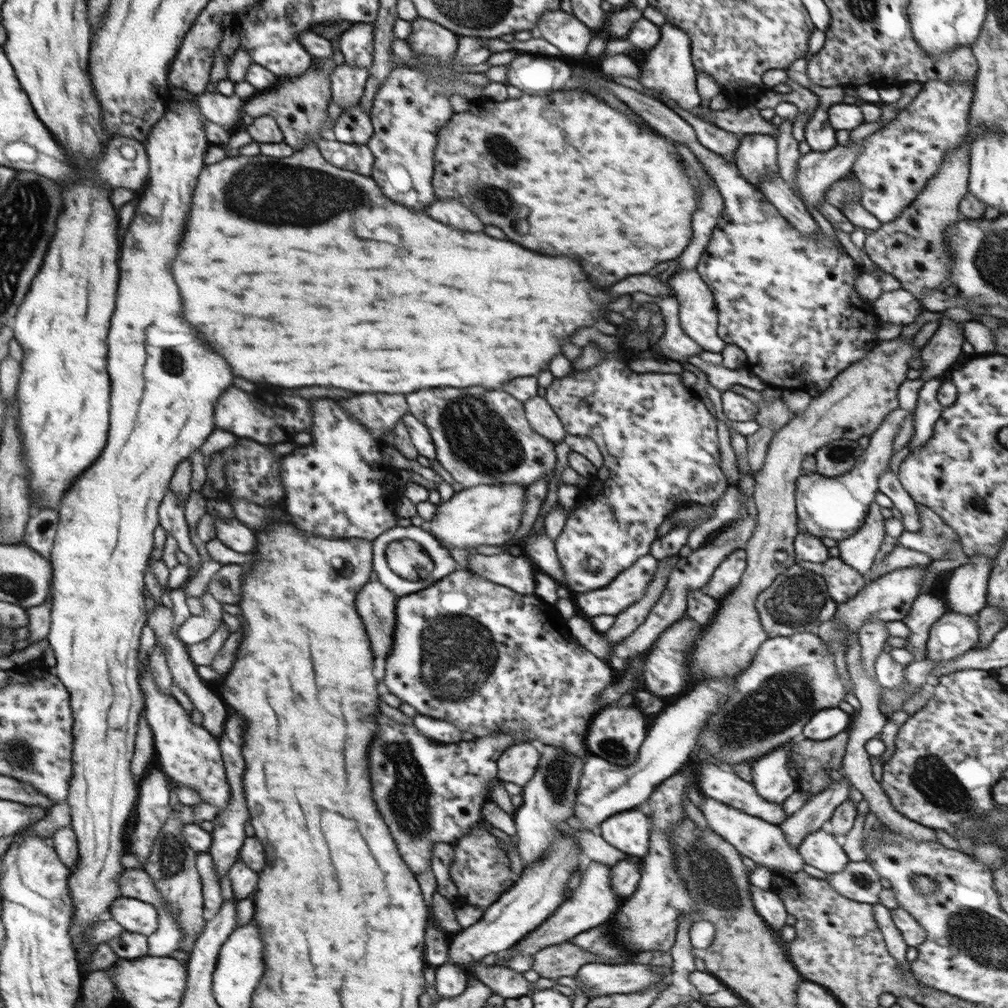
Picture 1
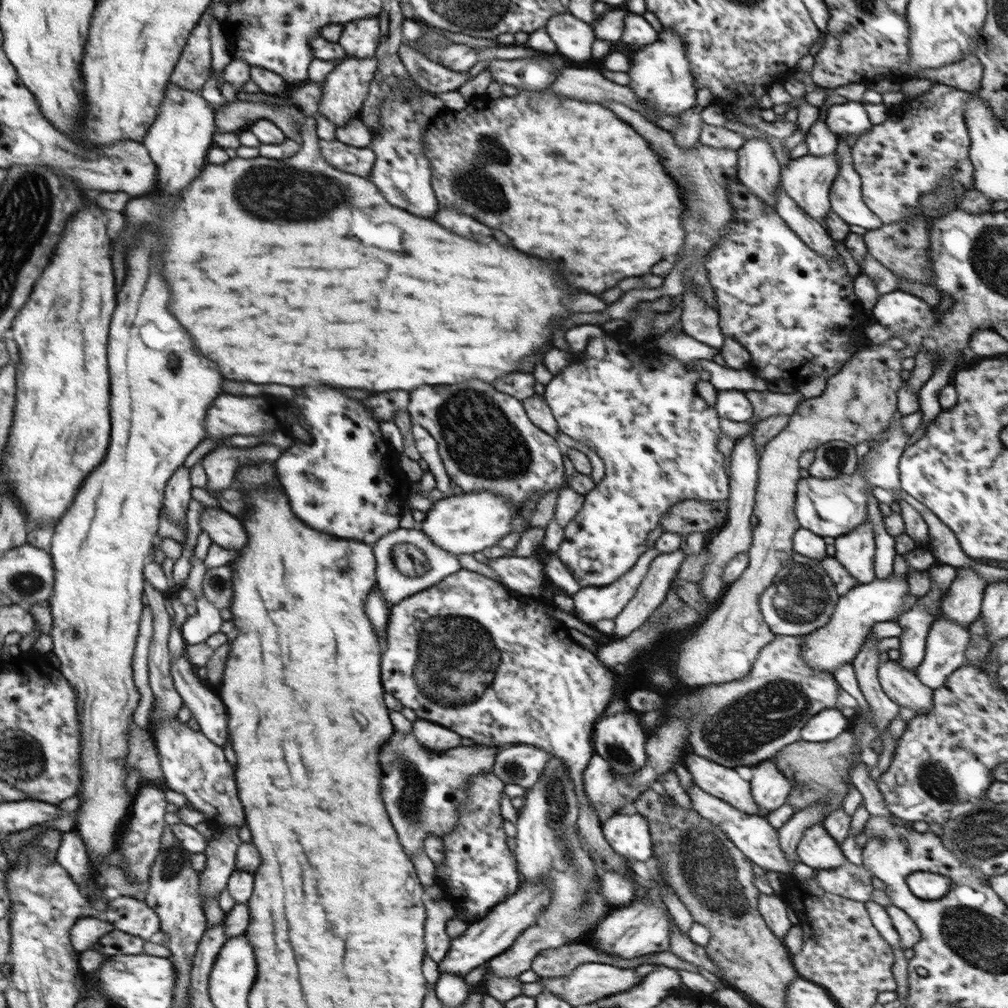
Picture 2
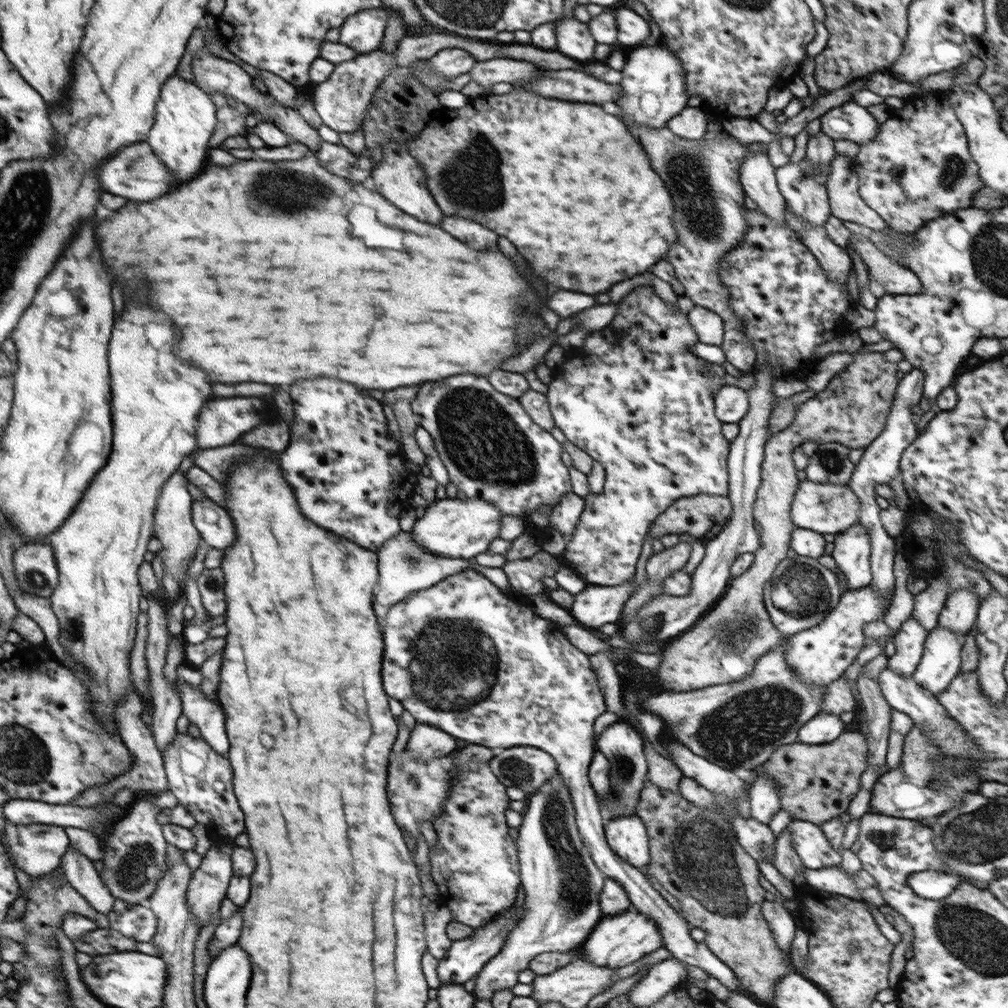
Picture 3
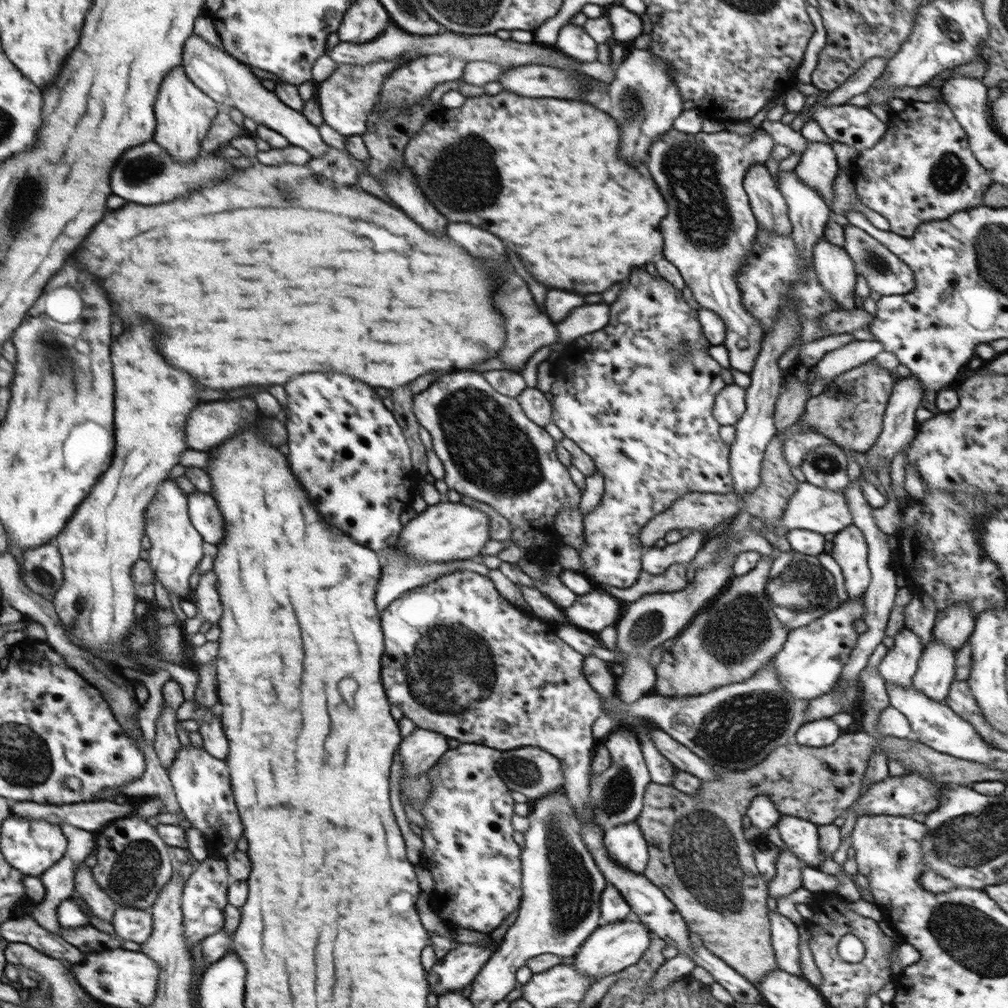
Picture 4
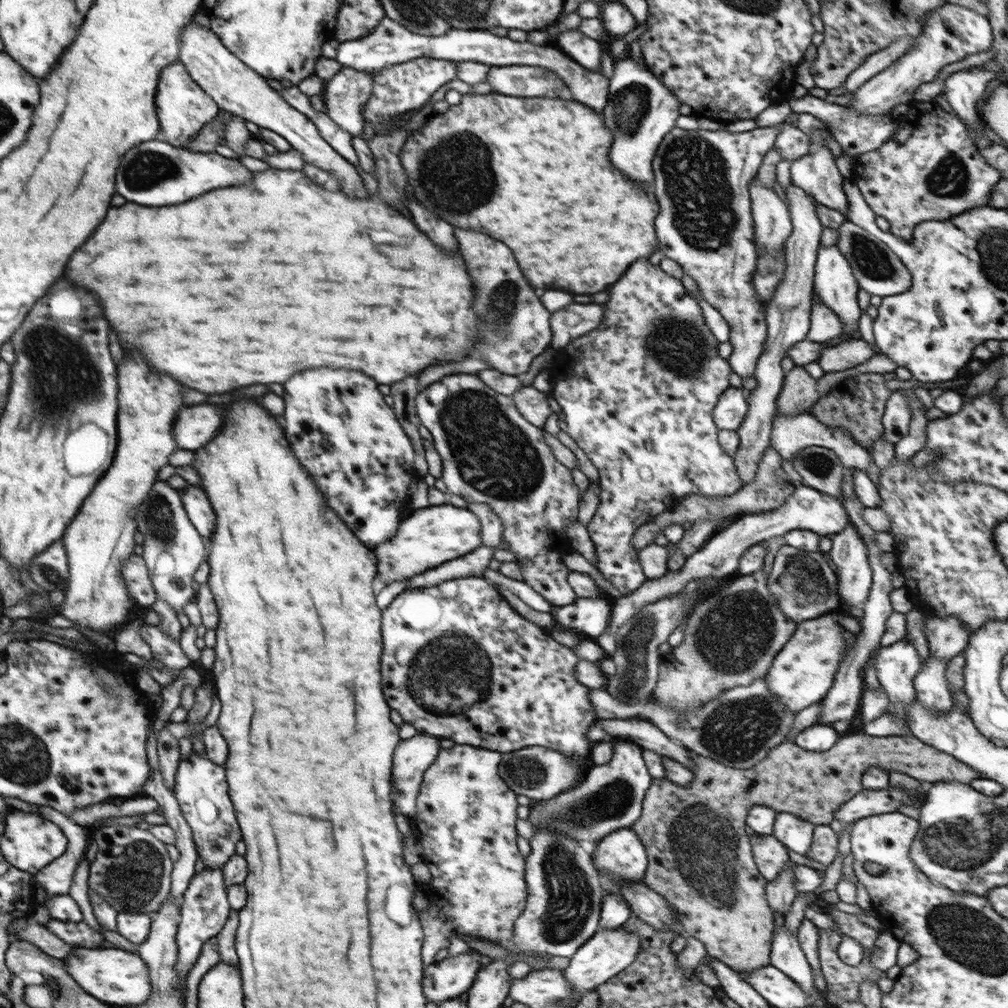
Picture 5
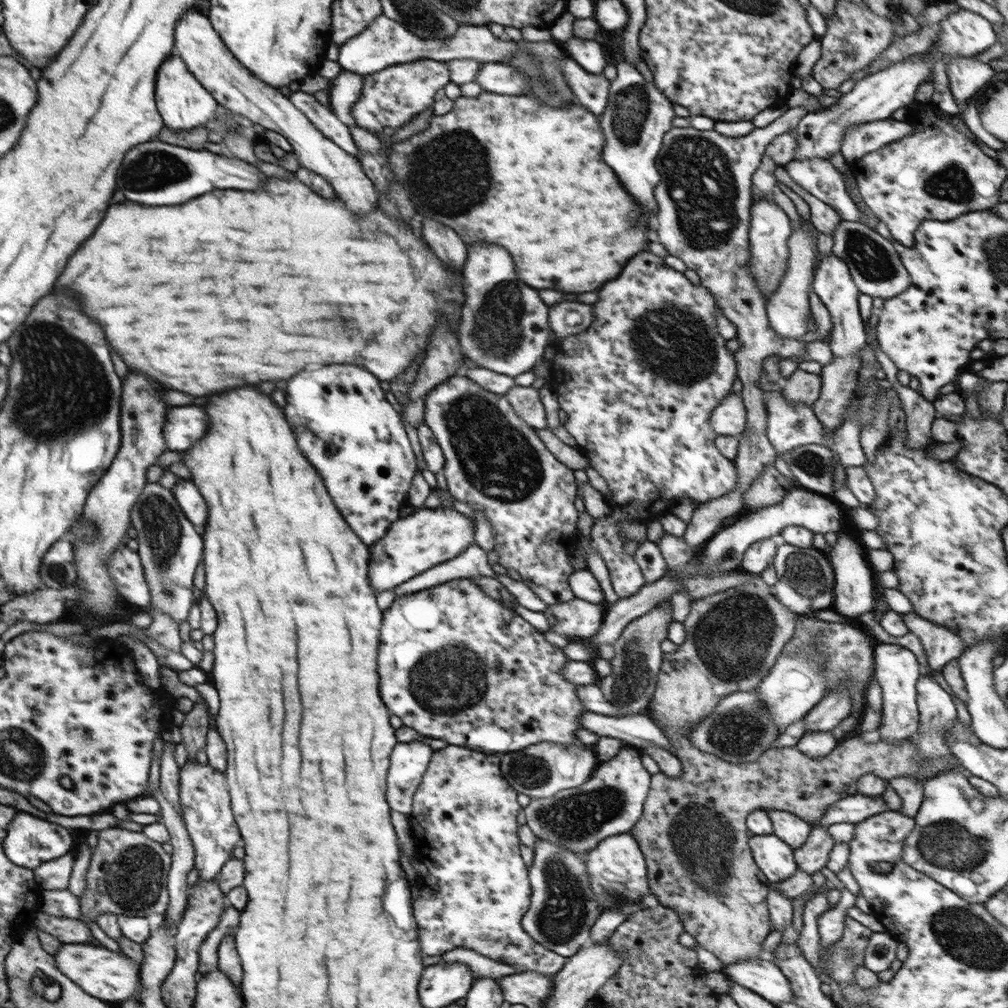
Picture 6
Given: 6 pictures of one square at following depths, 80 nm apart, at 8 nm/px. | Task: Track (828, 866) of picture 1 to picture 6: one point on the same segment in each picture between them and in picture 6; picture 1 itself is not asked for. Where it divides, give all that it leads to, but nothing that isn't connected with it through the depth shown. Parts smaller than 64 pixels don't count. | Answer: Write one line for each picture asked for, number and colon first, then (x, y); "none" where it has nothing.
2: (816, 848)
3: (815, 852)
4: (801, 837)
5: (796, 834)
6: (789, 827)

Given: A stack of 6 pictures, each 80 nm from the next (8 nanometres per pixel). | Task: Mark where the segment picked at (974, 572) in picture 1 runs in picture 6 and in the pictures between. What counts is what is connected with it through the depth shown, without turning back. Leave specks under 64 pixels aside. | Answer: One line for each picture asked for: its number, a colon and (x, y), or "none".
2: (962, 603)
3: (959, 613)
4: (953, 626)
5: (947, 637)
6: (941, 645)

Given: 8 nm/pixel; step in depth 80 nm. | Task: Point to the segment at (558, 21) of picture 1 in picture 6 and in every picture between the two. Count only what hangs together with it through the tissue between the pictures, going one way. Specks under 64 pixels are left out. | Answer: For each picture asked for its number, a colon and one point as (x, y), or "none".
2: (573, 38)
3: (574, 39)
4: (574, 41)
5: (586, 51)
6: (587, 53)

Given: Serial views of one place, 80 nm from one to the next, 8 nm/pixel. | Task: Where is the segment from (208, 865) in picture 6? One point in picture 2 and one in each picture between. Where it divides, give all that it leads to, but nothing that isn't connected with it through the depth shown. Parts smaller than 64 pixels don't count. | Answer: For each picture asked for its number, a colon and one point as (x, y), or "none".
2: (193, 765)
3: (201, 779)
4: (201, 783)
5: (201, 789)

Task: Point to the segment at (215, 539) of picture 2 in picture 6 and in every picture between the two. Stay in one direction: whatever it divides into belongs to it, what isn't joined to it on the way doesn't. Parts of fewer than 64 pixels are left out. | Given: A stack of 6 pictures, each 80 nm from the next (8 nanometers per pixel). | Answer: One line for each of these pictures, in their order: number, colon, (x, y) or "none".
3: (213, 522)
4: (205, 515)
5: (199, 509)
6: (192, 503)

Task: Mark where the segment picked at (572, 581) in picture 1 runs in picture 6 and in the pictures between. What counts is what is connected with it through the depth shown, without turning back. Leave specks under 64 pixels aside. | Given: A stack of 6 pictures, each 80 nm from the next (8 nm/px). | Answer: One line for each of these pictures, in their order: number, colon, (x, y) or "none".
2: (658, 439)
3: (643, 406)
4: (640, 403)
5: (637, 394)
6: (638, 386)

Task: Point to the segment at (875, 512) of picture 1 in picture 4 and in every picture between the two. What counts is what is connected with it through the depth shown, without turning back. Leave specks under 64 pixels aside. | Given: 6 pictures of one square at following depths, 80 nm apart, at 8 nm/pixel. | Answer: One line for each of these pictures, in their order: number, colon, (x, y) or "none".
2: (855, 550)
3: (852, 548)
4: (850, 550)

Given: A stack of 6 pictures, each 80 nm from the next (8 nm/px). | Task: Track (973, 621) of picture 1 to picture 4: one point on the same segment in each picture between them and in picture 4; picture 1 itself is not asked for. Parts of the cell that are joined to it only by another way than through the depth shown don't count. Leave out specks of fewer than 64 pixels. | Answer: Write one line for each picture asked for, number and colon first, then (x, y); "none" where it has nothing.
2: (947, 640)
3: (940, 663)
4: (935, 673)

